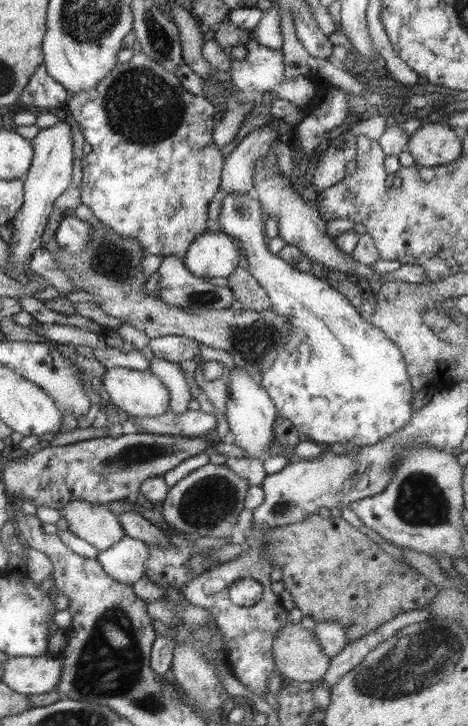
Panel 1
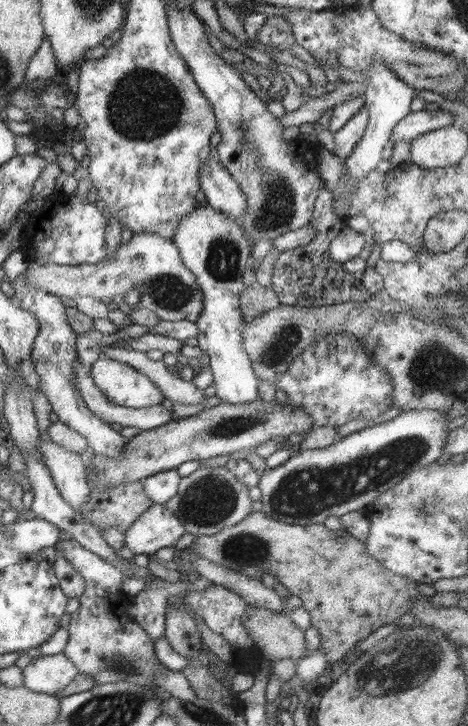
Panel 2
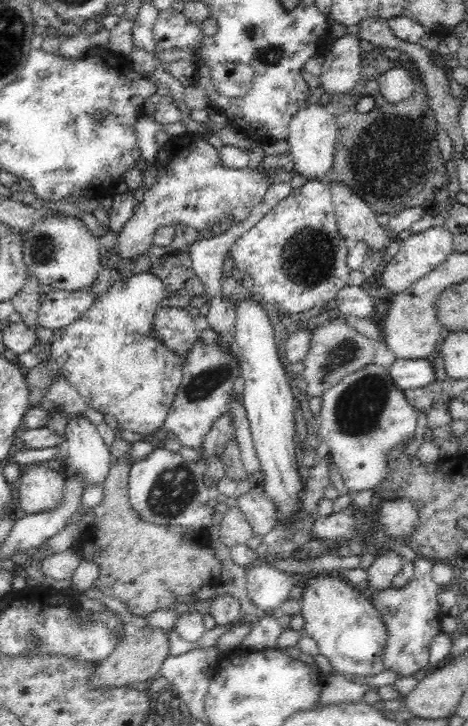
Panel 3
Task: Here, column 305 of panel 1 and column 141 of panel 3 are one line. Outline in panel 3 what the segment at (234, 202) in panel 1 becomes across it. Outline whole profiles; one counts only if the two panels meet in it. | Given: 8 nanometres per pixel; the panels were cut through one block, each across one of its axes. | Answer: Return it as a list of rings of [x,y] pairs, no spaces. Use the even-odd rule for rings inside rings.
[[[139,272],[133,274],[130,278],[116,281],[112,286],[108,287],[108,290],[97,298],[92,306],[76,319],[76,322],[72,322],[70,326],[64,326],[58,330],[53,330],[54,334],[51,340],[48,342],[50,345],[51,356],[61,366],[63,377],[70,383],[76,390],[84,397],[84,401],[88,406],[100,411],[102,414],[111,414],[116,418],[118,422],[118,428],[124,430],[128,435],[140,434],[146,435],[156,432],[160,429],[167,417],[168,411],[171,409],[174,397],[178,392],[179,386],[183,382],[183,358],[178,356],[175,352],[172,352],[167,346],[164,346],[159,340],[153,337],[153,320],[155,314],[162,307],[160,301],[164,298],[165,284],[160,280],[160,277],[148,272]]]

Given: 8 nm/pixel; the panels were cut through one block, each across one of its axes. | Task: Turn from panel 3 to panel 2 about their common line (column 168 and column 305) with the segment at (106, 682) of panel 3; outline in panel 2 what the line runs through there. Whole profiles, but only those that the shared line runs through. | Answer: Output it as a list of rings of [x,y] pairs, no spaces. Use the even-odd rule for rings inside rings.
[[[266,608],[250,610],[243,621],[248,637],[254,641],[264,659],[292,660],[306,656],[305,631],[284,613],[274,613]]]

